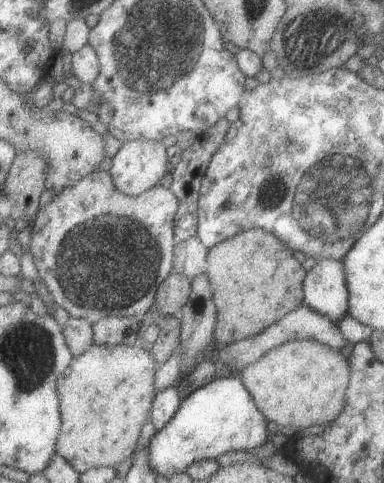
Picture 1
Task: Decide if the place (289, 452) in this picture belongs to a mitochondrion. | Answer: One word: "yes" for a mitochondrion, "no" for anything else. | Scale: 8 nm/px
no

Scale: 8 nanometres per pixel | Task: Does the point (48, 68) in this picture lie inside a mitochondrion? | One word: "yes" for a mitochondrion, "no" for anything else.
no

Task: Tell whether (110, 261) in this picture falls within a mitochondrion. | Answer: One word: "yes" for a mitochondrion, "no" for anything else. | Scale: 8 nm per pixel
yes

